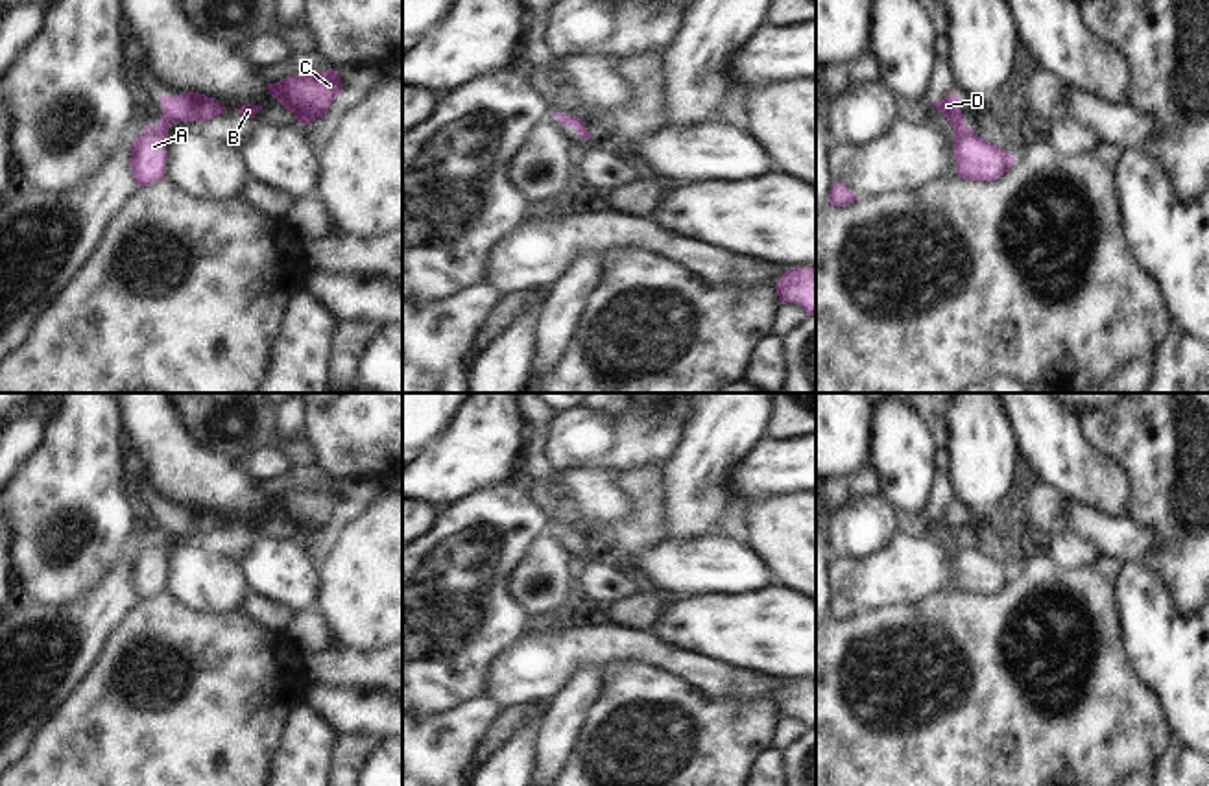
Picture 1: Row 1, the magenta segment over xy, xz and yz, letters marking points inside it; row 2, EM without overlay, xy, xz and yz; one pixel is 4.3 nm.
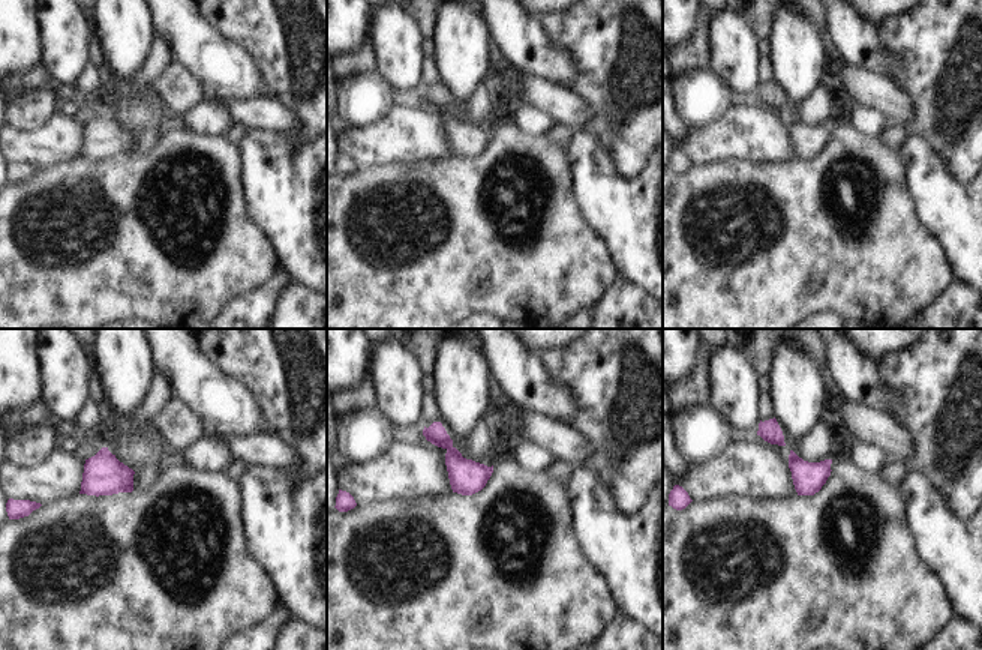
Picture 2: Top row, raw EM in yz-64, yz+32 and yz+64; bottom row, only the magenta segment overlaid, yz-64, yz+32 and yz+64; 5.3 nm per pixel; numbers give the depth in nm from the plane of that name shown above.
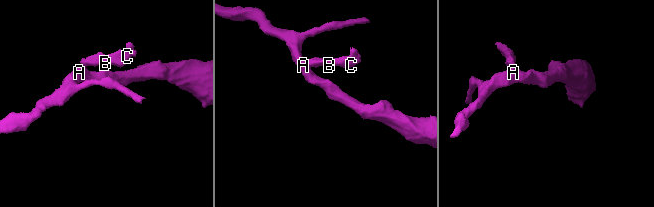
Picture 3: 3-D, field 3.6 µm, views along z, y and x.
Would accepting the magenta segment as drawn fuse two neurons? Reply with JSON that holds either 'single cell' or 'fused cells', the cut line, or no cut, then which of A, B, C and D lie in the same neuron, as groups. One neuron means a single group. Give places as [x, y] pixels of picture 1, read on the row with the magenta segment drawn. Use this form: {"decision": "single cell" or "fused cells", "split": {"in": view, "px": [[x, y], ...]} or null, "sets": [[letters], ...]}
{"decision": "fused cells", "split": {"in": "yz", "px": [[966, 126], [955, 128]]}, "sets": [["A"], ["B", "C", "D"]]}

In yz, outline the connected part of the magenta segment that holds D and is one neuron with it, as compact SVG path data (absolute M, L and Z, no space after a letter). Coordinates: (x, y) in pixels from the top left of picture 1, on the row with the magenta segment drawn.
M956 92L949 94L945 100L938 101L934 100L932 103L936 107L938 113L941 113L952 127L965 127L965 118L960 111L960 98L956 96Z

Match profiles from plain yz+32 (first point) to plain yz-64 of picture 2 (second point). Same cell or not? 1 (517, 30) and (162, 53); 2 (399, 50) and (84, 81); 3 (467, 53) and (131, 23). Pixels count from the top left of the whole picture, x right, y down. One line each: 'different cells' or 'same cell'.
1: different cells
2: different cells
3: same cell

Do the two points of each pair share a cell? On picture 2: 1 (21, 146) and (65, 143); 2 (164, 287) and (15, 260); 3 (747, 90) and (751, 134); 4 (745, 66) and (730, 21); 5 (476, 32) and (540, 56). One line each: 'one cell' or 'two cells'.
1: one cell
2: one cell
3: two cells
4: one cell
5: two cells

